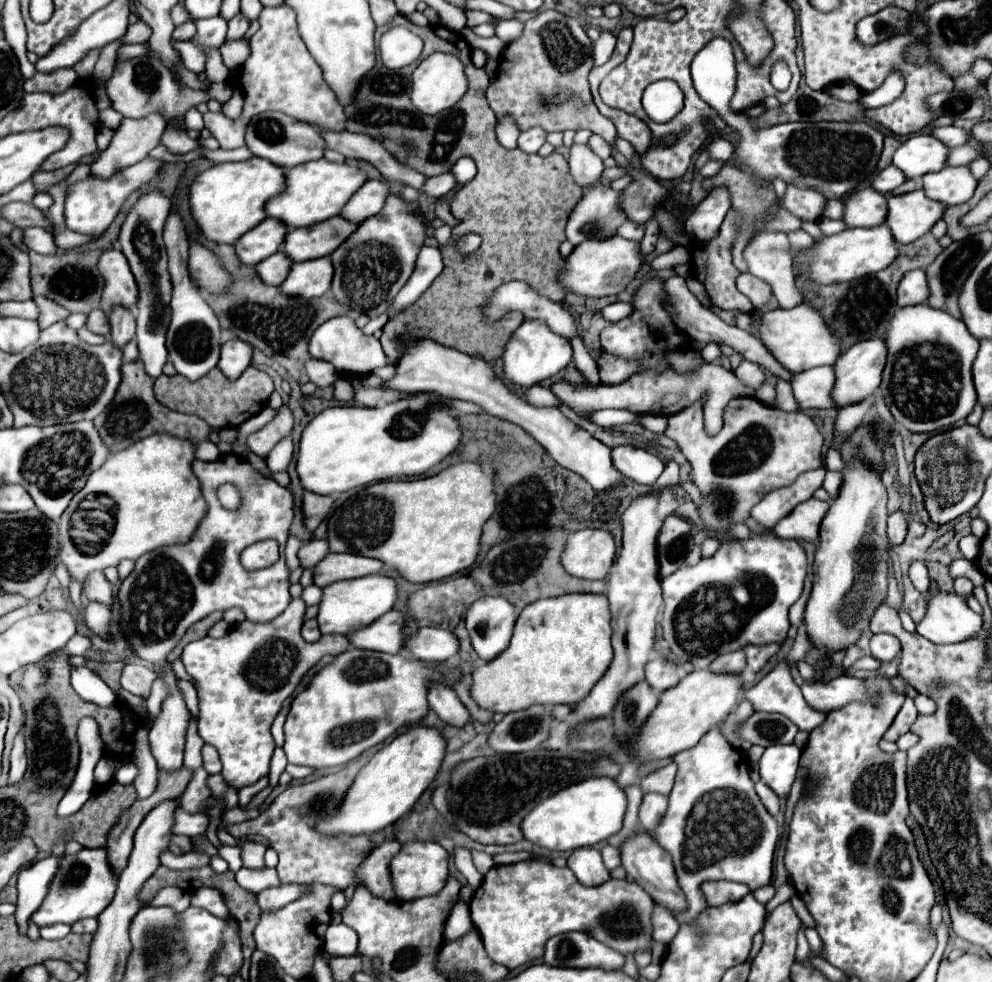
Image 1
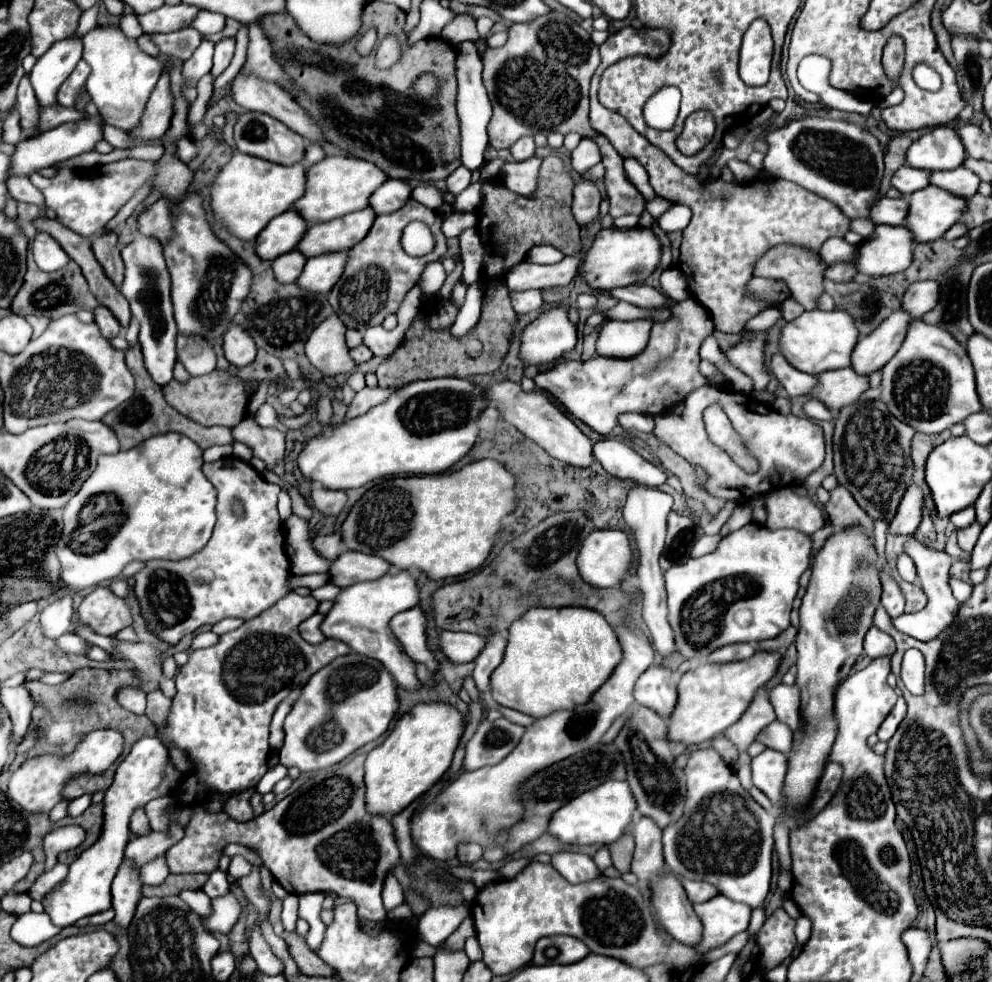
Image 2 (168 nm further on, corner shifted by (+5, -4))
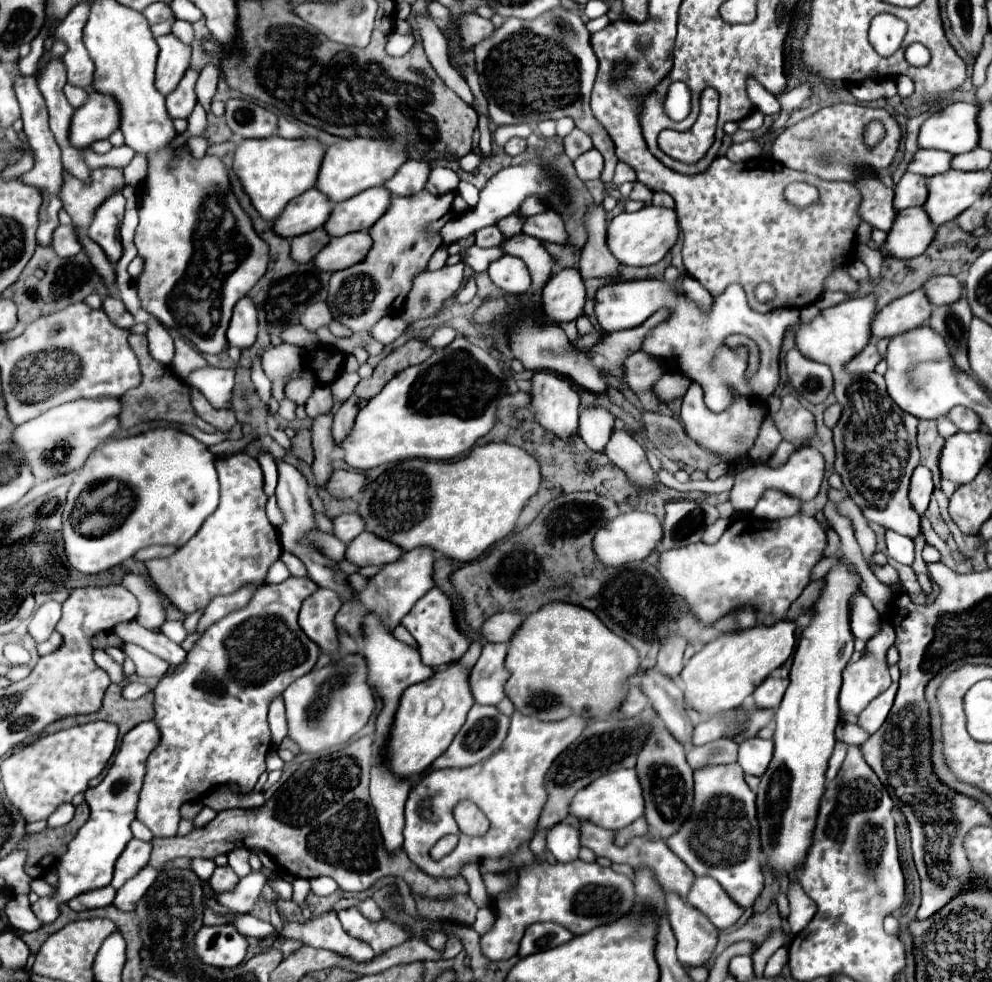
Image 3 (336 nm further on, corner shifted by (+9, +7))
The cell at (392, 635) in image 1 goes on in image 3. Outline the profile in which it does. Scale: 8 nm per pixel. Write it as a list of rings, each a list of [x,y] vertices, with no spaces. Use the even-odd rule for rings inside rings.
[[[433,587],[427,595],[423,595],[413,609],[403,617],[401,621],[403,627],[407,627],[407,631],[415,637],[415,641],[419,643],[419,653],[421,653],[421,661],[427,667],[439,667],[439,665],[449,665],[459,661],[459,657],[467,651],[469,647],[469,639],[455,627],[453,621],[453,613],[451,613],[451,601],[447,599],[447,595]]]

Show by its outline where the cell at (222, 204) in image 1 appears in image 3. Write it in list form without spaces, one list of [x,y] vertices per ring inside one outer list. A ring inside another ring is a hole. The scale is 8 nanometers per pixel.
[[[247,139],[241,141],[233,155],[233,171],[241,181],[243,191],[251,199],[251,205],[265,221],[273,221],[281,215],[287,201],[305,193],[315,185],[319,165],[323,159],[323,147],[317,139]]]

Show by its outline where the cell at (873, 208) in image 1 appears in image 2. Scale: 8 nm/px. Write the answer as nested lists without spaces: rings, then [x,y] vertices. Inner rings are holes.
[[[901,196],[901,198],[879,198],[875,202],[875,206],[871,208],[871,220],[873,224],[905,224],[905,218],[907,218],[907,196]]]

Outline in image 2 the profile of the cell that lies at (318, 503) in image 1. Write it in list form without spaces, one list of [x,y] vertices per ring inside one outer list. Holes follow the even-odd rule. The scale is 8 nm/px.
[[[323,486],[313,488],[311,498],[313,498],[315,508],[321,510],[323,514],[335,514],[337,516],[337,514],[341,514],[341,510],[347,504],[347,494],[343,490],[329,490]]]

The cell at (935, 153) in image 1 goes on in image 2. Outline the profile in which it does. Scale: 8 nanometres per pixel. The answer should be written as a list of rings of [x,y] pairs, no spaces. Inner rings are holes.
[[[937,126],[937,142],[933,134],[923,134],[907,152],[907,164],[921,170],[953,170],[965,160],[965,148],[959,134],[951,126]]]

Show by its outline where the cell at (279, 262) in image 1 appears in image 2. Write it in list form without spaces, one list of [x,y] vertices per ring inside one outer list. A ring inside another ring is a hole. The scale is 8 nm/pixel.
[[[291,250],[283,256],[279,256],[277,260],[273,260],[273,272],[275,272],[275,278],[283,284],[287,282],[295,282],[301,272],[303,272],[303,264],[307,262],[307,256],[303,256],[303,252],[299,250]]]

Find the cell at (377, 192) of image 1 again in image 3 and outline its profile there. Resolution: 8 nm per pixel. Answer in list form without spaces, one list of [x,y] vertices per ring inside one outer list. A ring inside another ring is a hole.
[[[405,161],[397,173],[387,179],[383,183],[383,187],[391,193],[391,195],[399,195],[399,197],[409,197],[415,195],[423,189],[425,181],[429,175],[429,163],[427,161]]]

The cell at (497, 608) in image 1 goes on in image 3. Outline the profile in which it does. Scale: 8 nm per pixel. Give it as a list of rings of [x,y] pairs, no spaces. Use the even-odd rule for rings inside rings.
[[[485,643],[479,661],[471,669],[469,687],[473,699],[481,705],[497,705],[505,693],[503,685],[509,673],[503,667],[507,655],[507,643]]]

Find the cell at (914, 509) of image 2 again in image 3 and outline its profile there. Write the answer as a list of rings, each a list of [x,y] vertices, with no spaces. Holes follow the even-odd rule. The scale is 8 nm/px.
[[[919,465],[913,471],[911,477],[911,485],[909,485],[909,501],[913,511],[917,511],[917,515],[923,515],[927,511],[929,499],[933,493],[933,479],[931,479],[931,471],[923,465]]]

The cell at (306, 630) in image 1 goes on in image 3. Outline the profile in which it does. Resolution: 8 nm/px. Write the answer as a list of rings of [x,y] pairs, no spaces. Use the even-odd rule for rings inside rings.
[[[317,589],[307,597],[299,611],[299,625],[305,635],[321,649],[317,667],[323,667],[339,649],[339,635],[333,625],[333,617],[341,607],[341,599],[331,589]]]

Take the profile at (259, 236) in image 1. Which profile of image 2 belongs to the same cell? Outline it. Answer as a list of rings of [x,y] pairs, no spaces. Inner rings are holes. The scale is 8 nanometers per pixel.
[[[297,210],[283,212],[283,216],[271,220],[271,224],[267,224],[267,228],[259,234],[259,240],[255,240],[257,254],[263,260],[275,260],[285,252],[291,252],[297,248],[307,228],[307,220]]]

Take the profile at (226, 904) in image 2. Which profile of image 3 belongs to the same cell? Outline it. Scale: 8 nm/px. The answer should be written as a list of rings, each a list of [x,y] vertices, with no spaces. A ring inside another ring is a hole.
[[[225,865],[225,867],[217,867],[213,877],[209,879],[209,885],[213,887],[215,893],[229,893],[235,889],[235,885],[239,883],[239,877],[235,875],[235,871]]]

